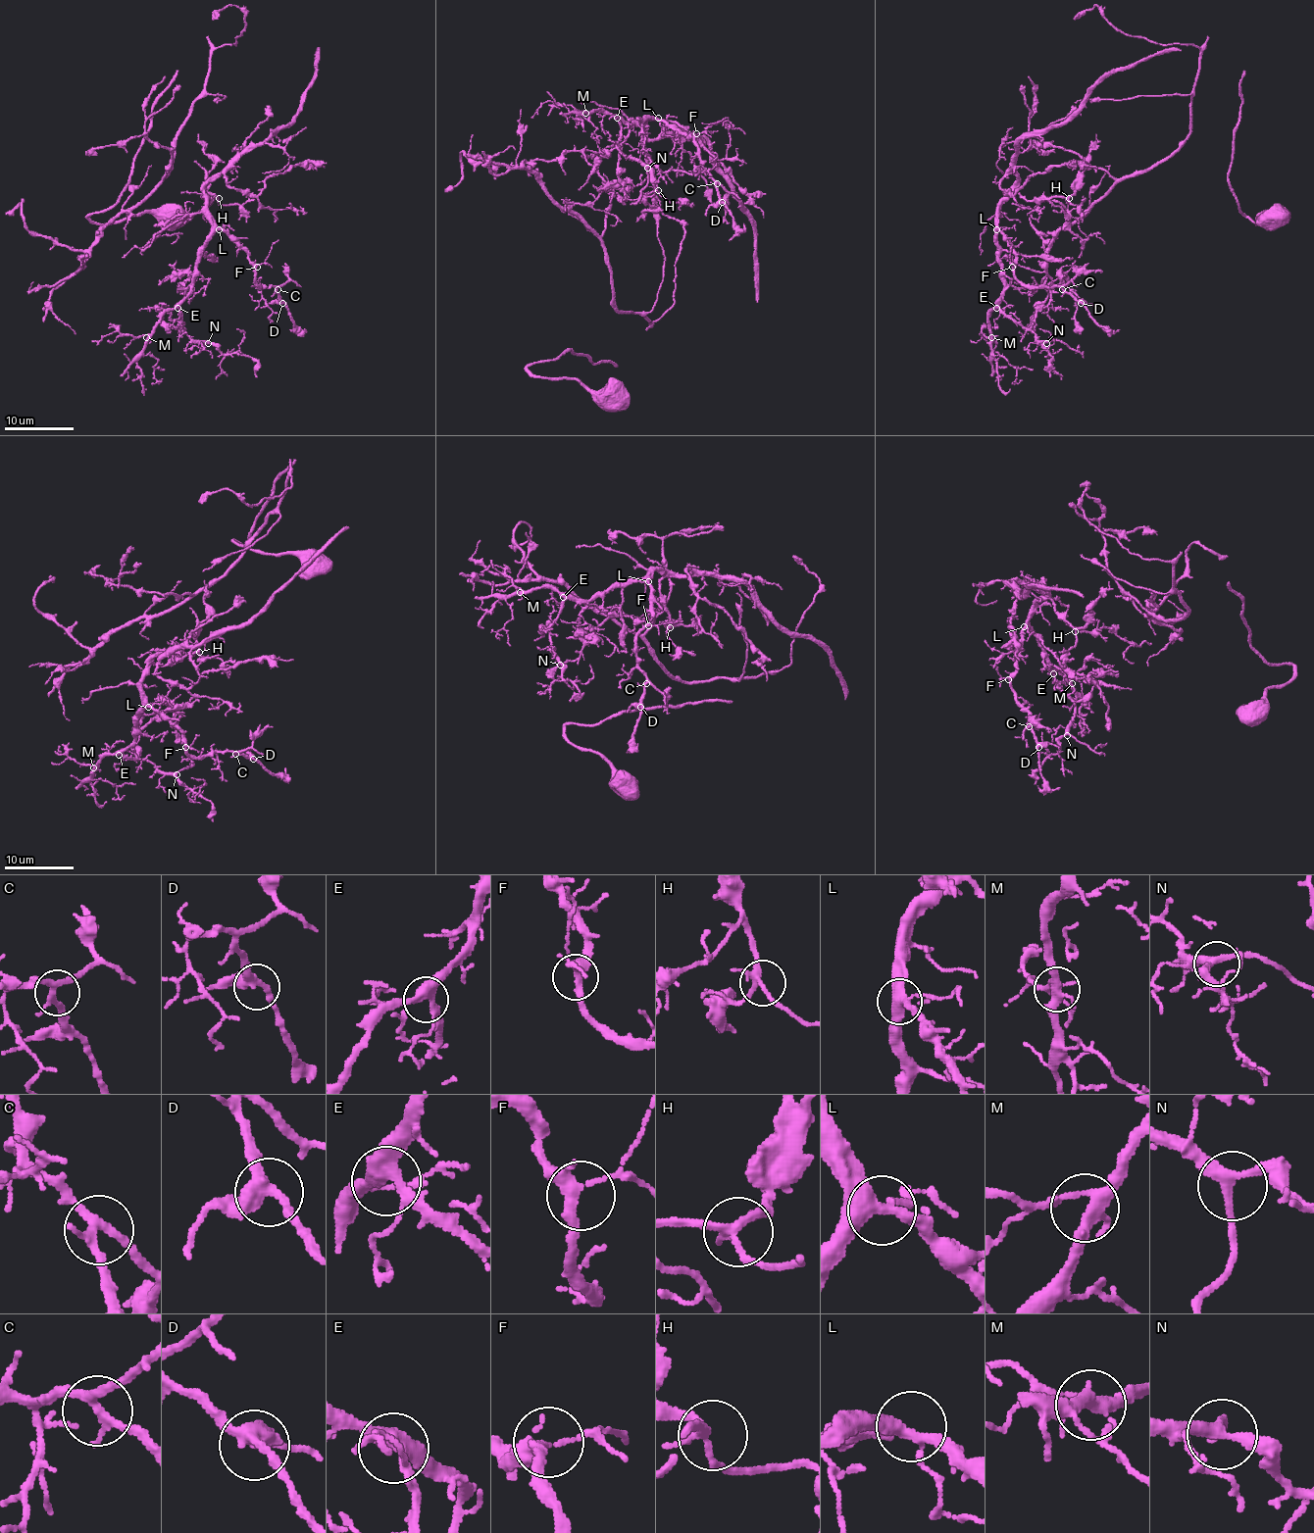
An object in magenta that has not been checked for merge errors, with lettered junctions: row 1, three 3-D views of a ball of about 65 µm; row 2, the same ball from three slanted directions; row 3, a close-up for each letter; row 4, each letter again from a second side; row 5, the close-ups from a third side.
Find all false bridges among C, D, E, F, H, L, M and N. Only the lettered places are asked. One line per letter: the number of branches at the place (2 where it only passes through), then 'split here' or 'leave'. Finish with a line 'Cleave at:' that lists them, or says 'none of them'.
C: 4 | leave
D: 3 | leave
E: 4 | leave
F: 4 | leave
H: 4 | leave
L: 4 | leave
M: 4 | leave
N: 3 | leave
Cleave at: none of them

